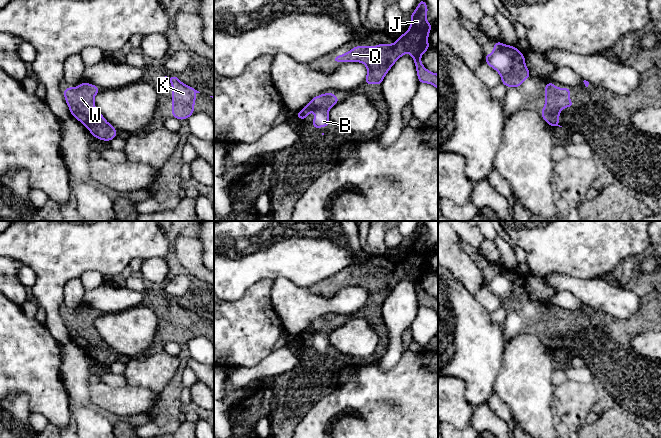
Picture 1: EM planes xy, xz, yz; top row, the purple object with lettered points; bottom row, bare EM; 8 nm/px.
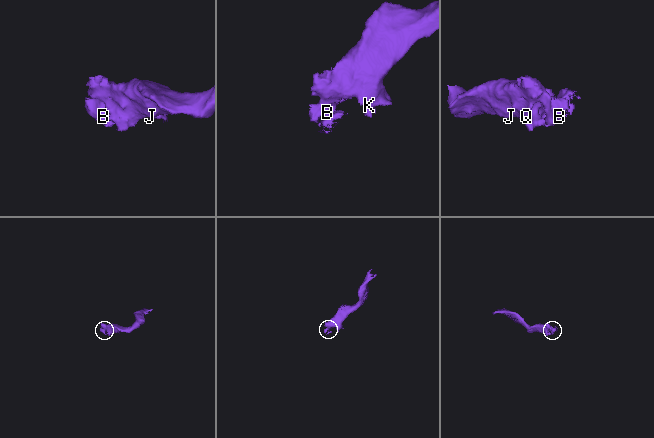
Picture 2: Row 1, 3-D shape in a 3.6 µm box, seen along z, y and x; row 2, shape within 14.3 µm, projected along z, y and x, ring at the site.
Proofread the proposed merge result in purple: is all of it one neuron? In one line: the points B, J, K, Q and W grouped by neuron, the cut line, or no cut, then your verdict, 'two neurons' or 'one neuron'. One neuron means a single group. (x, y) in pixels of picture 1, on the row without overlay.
groups B J K Q W; cut none; one neuron

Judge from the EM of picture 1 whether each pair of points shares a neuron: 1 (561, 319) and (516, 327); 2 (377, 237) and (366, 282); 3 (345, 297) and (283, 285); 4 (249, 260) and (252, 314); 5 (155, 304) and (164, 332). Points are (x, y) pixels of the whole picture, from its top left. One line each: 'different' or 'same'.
1: same
2: different
3: same
4: different
5: same

